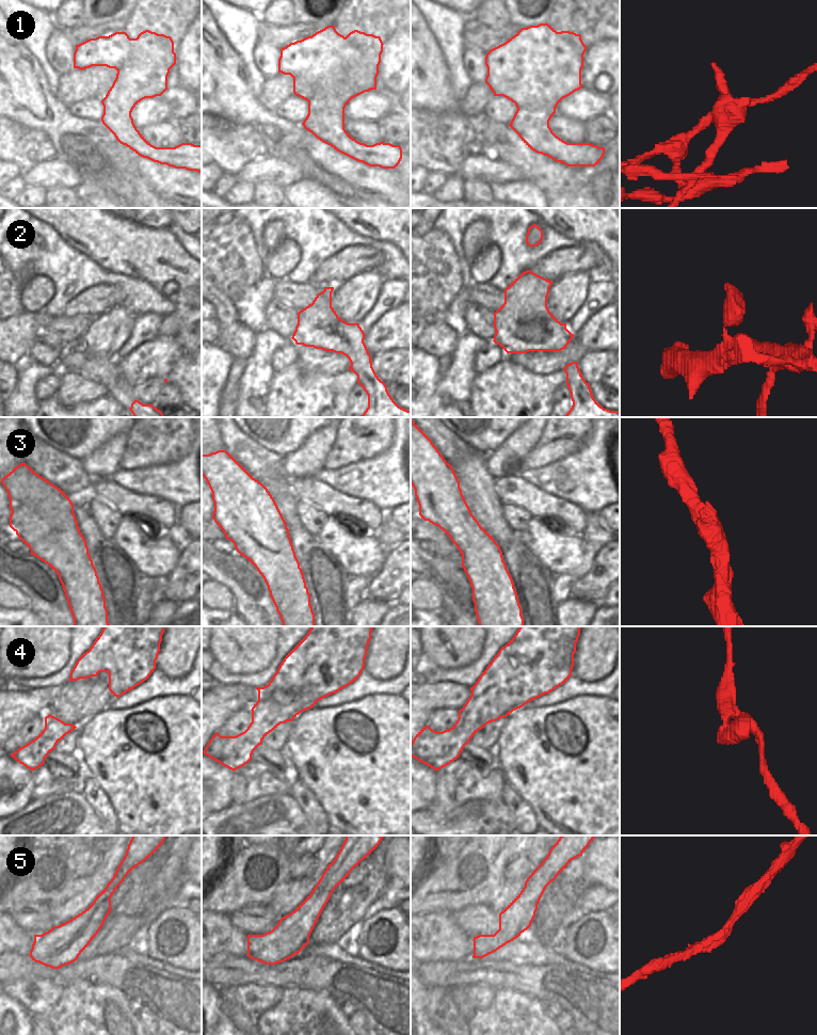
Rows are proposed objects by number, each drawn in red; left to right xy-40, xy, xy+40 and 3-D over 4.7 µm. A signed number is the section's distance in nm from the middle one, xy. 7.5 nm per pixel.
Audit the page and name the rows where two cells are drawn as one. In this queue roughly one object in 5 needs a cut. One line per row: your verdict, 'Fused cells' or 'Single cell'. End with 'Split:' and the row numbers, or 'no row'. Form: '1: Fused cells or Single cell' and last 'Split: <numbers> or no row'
1: Fused cells
2: Single cell
3: Fused cells
4: Single cell
5: Single cell
Split: 1, 3.

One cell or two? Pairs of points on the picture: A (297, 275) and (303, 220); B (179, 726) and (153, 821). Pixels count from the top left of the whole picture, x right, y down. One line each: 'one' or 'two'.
A: one
B: one

